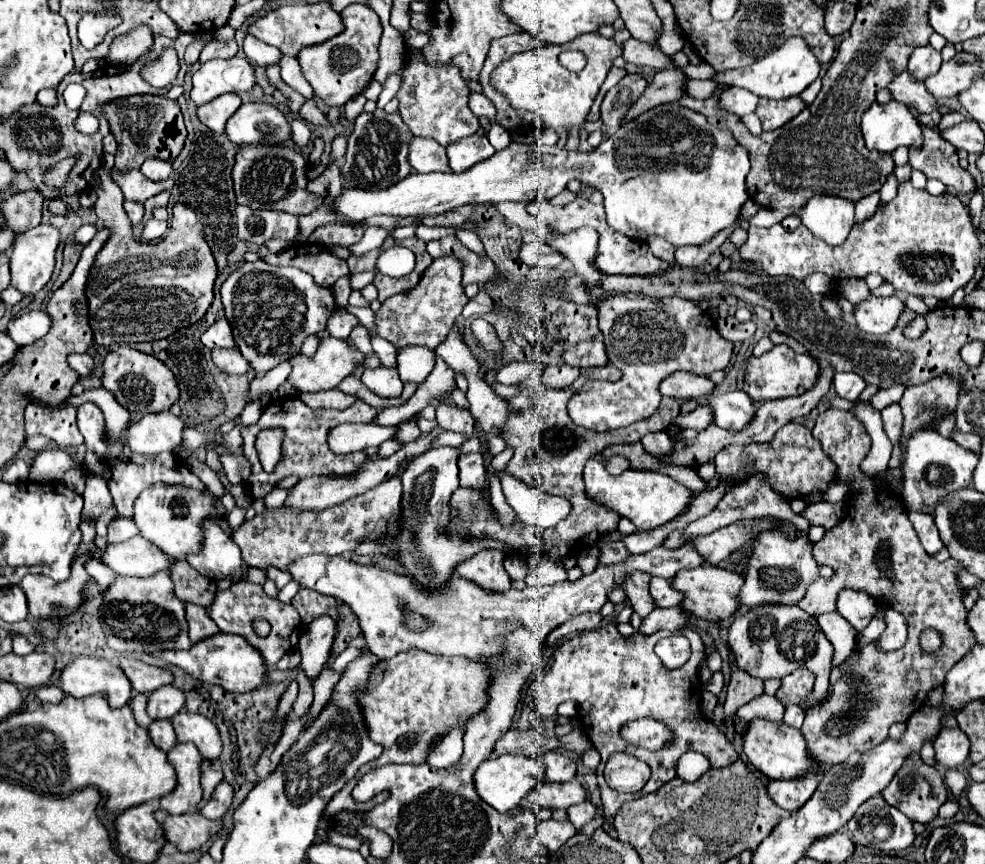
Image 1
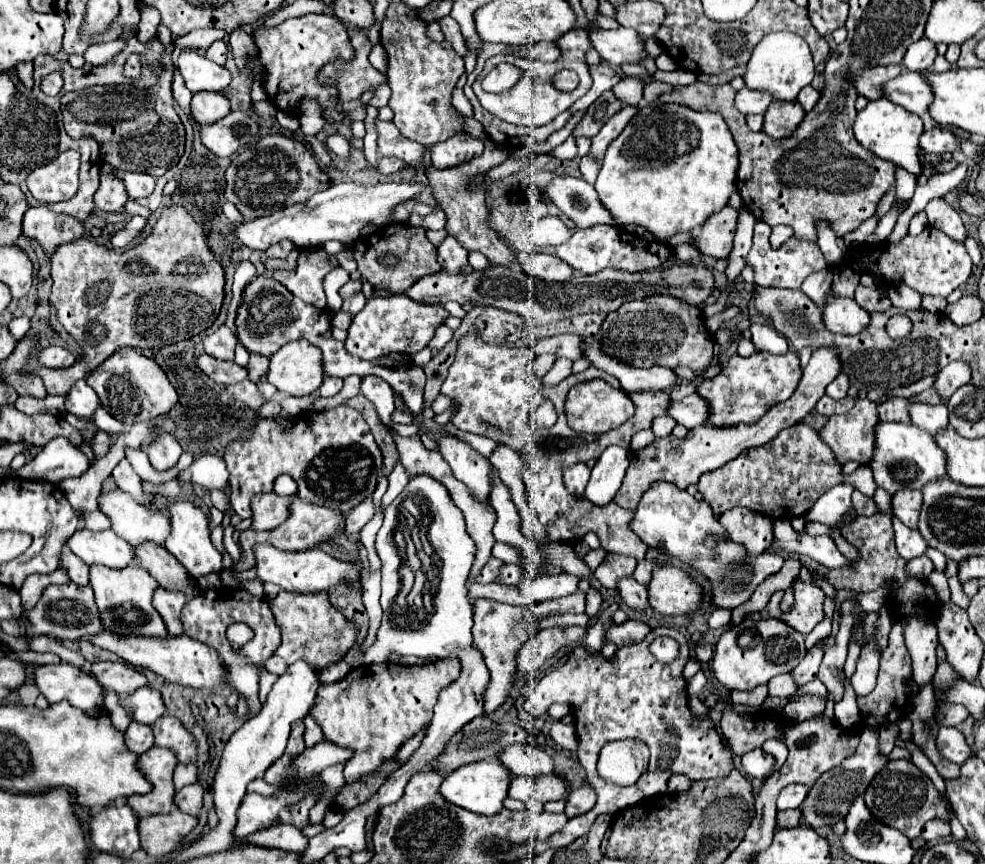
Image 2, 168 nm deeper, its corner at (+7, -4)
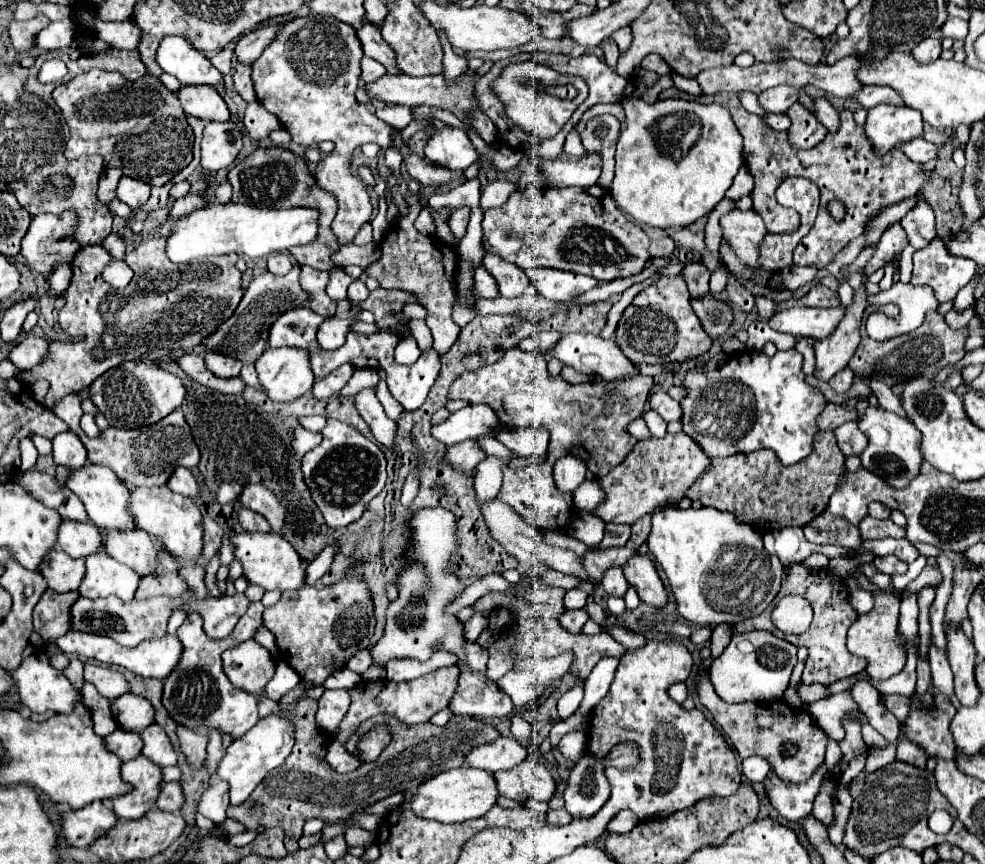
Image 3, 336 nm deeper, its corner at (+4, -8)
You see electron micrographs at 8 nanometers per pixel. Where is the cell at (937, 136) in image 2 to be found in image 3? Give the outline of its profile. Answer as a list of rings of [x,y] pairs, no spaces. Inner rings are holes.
[[[918,137],[916,141],[910,141],[908,145],[900,145],[900,149],[902,149],[912,161],[916,161],[916,163],[928,163],[928,161],[932,161],[932,159],[938,157],[940,145],[930,143],[930,141],[926,141],[924,137]]]

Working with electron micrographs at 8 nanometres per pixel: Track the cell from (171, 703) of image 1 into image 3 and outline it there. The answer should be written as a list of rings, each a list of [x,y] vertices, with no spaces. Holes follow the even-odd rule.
[[[126,693],[112,701],[112,715],[122,729],[134,733],[140,733],[154,723],[154,707],[146,697],[134,693]]]

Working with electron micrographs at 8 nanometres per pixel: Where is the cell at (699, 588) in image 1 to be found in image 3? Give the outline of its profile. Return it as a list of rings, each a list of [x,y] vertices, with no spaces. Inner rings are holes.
[[[636,555],[632,561],[628,561],[628,567],[624,565],[624,573],[630,585],[636,587],[640,601],[646,605],[652,605],[656,609],[666,607],[668,593],[662,585],[662,579],[654,567],[654,563],[646,555]]]

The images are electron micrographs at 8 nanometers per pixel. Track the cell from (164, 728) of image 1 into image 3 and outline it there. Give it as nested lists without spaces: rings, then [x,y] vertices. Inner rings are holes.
[[[116,729],[114,733],[110,733],[106,737],[106,745],[108,749],[112,749],[112,753],[116,753],[122,761],[130,761],[134,757],[138,757],[142,753],[144,741],[138,733],[132,731],[124,731],[124,729]]]

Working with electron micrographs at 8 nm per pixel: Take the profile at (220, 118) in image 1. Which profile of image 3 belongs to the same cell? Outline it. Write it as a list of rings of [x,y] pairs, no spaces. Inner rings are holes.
[[[190,85],[178,91],[178,99],[186,115],[194,115],[202,121],[228,121],[230,111],[218,91],[210,85]]]

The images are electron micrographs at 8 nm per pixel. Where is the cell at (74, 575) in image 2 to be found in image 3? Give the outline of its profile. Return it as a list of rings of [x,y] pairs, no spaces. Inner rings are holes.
[[[54,549],[48,553],[44,565],[40,567],[40,573],[44,575],[46,583],[50,589],[56,593],[68,593],[68,591],[78,591],[80,583],[84,581],[86,569],[84,569],[84,559],[72,559],[60,549]]]

